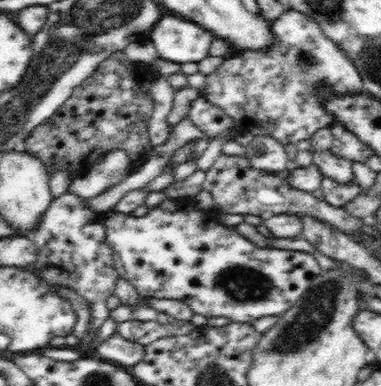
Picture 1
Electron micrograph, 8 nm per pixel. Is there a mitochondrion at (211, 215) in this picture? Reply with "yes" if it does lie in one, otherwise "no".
no

